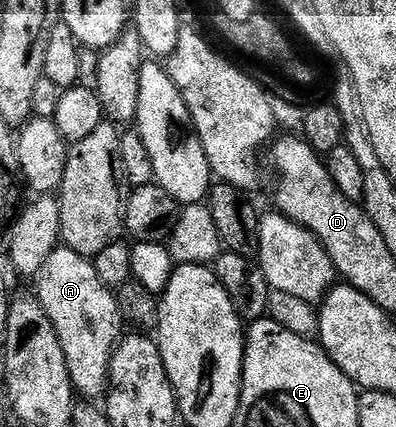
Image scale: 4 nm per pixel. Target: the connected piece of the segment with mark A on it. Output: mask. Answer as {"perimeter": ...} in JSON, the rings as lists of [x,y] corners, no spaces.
{"perimeter":[[[64,246],[55,247],[51,254],[47,254],[43,266],[39,266],[35,283],[37,301],[43,306],[47,318],[51,318],[55,334],[59,334],[59,346],[63,346],[67,370],[74,389],[85,398],[104,397],[109,386],[109,356],[112,355],[113,348],[123,332],[123,321],[121,312],[117,309],[114,289],[108,288],[103,278],[95,274],[95,266],[90,257],[81,256],[75,250]]]}

